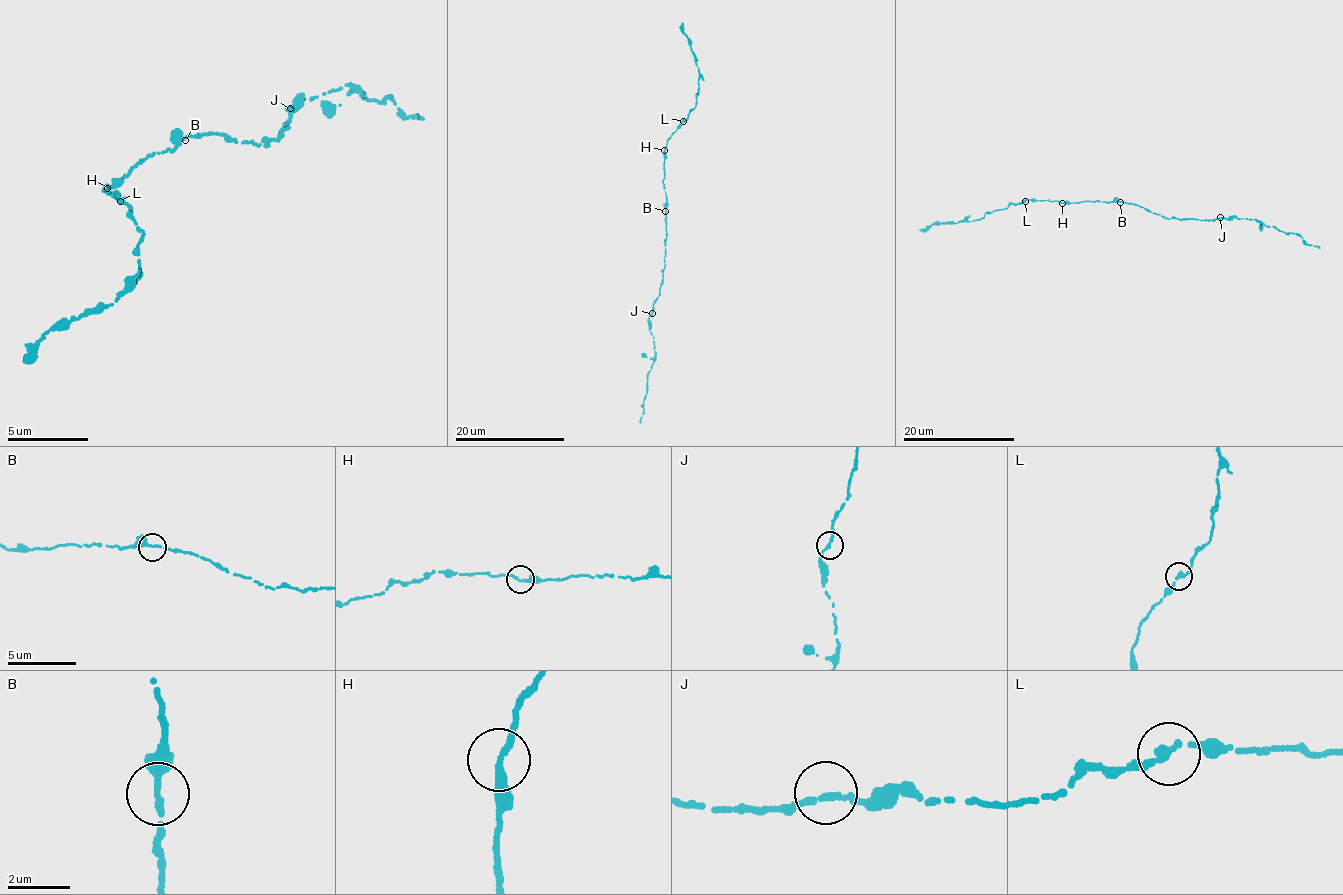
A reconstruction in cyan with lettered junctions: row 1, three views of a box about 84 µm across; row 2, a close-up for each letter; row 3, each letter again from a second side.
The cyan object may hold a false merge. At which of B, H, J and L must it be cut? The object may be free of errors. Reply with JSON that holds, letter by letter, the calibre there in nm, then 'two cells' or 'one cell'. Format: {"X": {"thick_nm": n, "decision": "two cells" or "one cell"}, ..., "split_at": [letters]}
{"B": {"thick_nm": 240, "decision": "one cell"}, "H": {"thick_nm": 240, "decision": "one cell"}, "J": {"thick_nm": 200, "decision": "one cell"}, "L": {"thick_nm": 240, "decision": "one cell"}, "split_at": []}

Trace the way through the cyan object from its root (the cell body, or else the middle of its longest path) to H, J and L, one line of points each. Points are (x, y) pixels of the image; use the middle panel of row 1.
H: (665, 211), (664, 150)
J: (665, 211), (663, 280), (652, 313)
L: (665, 211), (664, 148), (667, 139), (683, 121)

